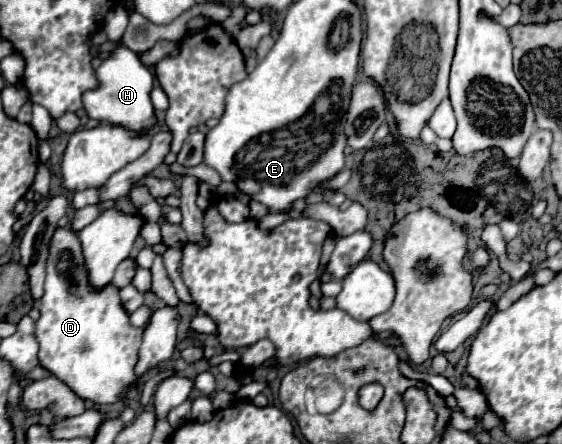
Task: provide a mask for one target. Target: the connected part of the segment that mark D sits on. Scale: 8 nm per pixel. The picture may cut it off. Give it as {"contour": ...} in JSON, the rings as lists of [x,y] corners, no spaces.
{"contour":[[[56,228],[48,256],[44,296],[40,298],[40,318],[36,320],[36,338],[40,342],[40,366],[54,374],[58,380],[62,380],[80,398],[92,400],[94,404],[114,404],[118,400],[132,400],[138,396],[140,378],[136,376],[134,368],[140,358],[142,336],[144,328],[132,326],[130,314],[120,302],[120,288],[116,288],[114,284],[94,288],[90,284],[88,268],[76,232],[70,228]]]}

